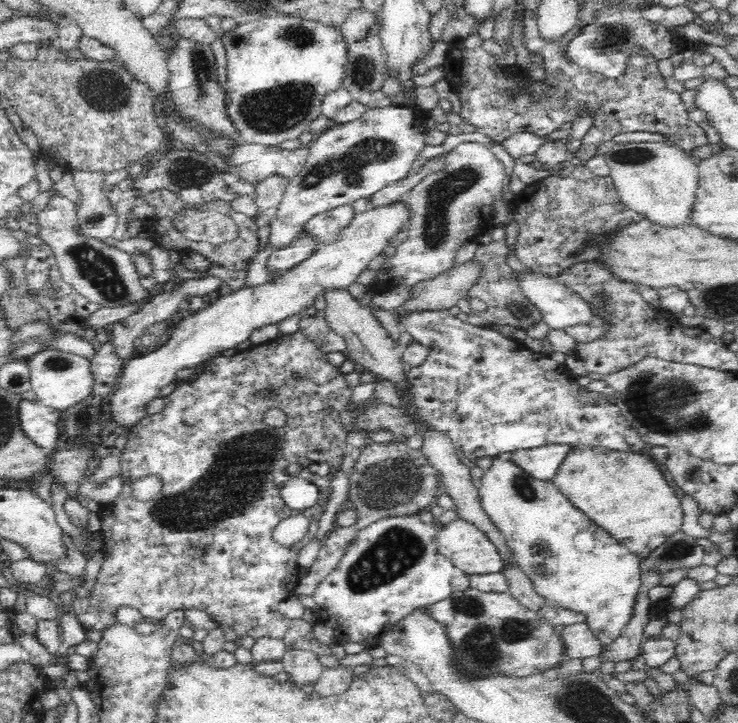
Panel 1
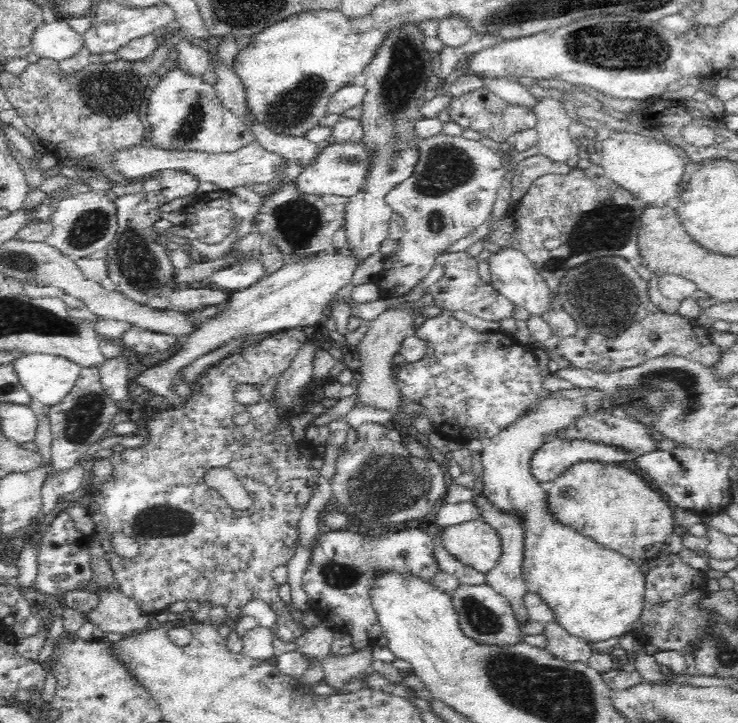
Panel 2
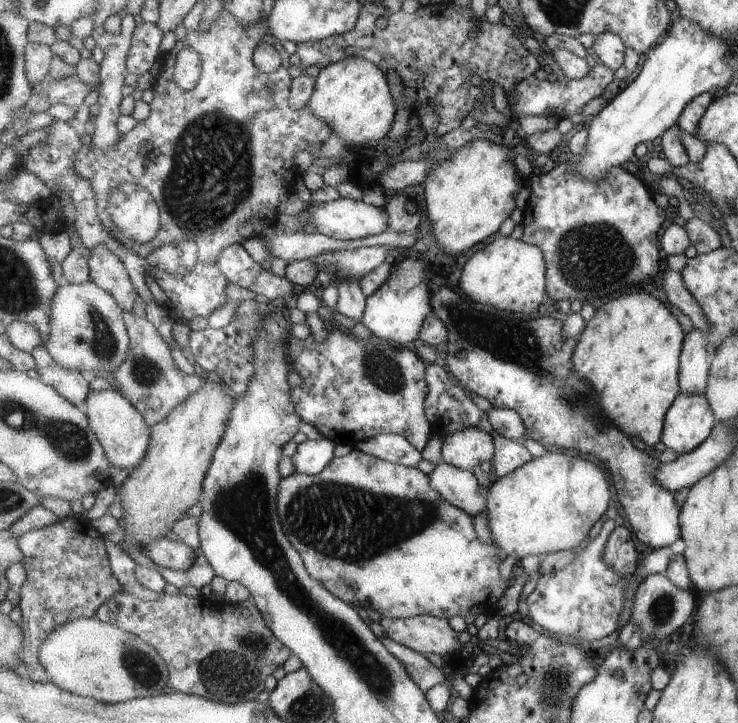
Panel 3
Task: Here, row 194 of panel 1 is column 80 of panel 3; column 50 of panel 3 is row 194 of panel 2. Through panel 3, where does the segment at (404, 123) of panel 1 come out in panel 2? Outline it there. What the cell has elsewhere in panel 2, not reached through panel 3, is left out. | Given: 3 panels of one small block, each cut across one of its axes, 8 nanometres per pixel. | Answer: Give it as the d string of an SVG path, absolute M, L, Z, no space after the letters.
M330 140L322 145L318 154L318 162L310 168L302 169L296 183L298 183L298 189L304 193L334 194L347 197L361 187L368 167L369 150L365 150L361 142L358 144L335 144Z

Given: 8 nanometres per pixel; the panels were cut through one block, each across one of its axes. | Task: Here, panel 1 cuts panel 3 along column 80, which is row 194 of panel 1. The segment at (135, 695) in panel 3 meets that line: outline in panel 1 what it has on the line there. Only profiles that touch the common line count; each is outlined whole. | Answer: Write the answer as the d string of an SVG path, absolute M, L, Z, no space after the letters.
M628 142L616 143L609 147L605 156L606 164L610 169L613 185L620 195L620 200L628 205L630 209L644 215L662 226L678 226L679 224L690 224L690 213L695 201L695 192L699 185L699 168L697 159L690 153L682 150L676 145L662 144L661 142Z

